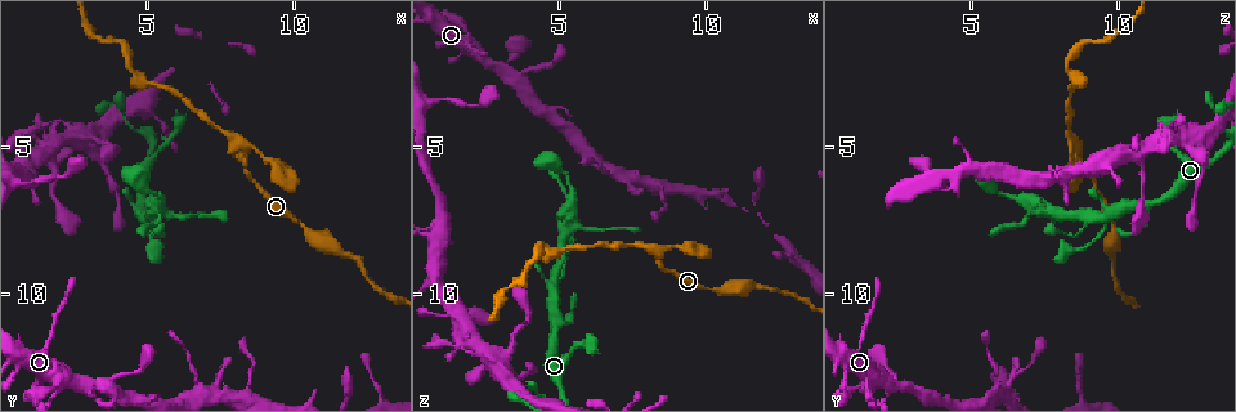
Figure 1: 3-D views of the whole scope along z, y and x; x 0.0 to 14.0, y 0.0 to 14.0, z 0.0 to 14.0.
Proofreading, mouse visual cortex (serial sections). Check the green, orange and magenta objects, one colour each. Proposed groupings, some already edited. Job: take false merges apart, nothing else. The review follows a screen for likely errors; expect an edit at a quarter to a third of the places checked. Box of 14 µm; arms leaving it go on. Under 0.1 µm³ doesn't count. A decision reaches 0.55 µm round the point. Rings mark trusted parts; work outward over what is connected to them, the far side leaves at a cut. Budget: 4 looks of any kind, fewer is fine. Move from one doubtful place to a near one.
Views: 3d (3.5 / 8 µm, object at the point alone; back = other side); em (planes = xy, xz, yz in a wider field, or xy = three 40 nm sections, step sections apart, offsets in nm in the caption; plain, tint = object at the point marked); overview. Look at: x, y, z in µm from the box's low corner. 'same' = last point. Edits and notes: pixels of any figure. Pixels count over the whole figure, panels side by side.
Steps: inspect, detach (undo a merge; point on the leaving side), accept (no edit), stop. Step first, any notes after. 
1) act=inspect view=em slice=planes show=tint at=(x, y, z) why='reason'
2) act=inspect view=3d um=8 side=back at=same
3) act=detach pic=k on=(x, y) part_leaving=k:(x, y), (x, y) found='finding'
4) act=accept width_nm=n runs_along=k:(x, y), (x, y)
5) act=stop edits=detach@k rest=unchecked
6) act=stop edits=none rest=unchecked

act=inspect view=3d um=3.5 at=(8.5, 5.0, 8.6) why='branch point'

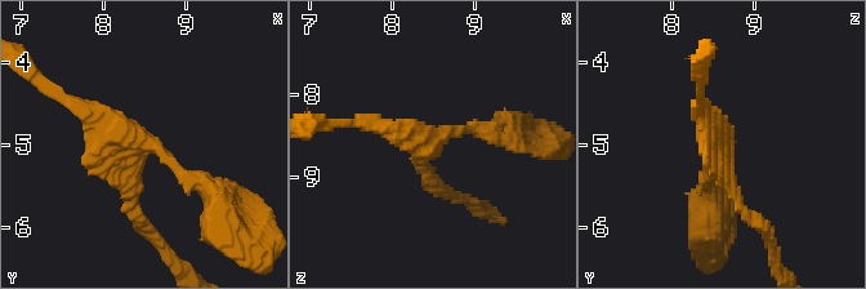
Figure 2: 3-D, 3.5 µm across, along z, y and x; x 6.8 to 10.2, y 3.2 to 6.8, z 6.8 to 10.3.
act=inspect view=em slice=xy step=2 show=tint at=(8.35, 5.05, 8.60) why='now the EM'

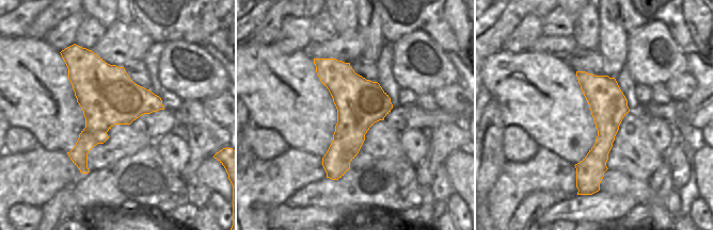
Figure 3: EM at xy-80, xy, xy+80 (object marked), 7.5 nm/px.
act=accept width_nm=360 runs_along=3:(578, 74), (604, 99), (585, 182) found='all the same cell'

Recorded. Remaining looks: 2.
act=inspect view=3d um=3.5 at=(4.8, 7.4, 9.6)

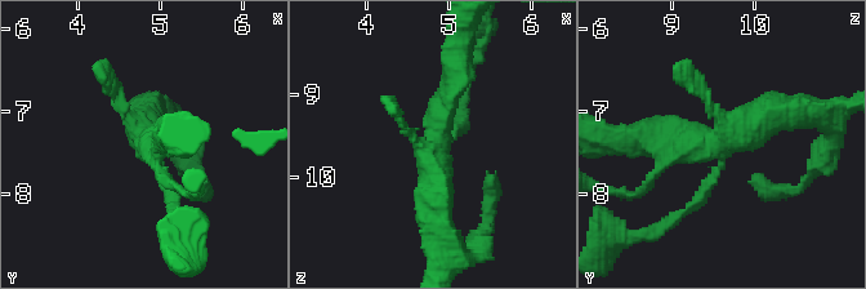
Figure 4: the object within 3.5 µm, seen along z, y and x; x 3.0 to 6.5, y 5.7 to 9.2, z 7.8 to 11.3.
act=inspect view=em slice=xy step=1 show=tint at=(4.85, 7.35, 9.55)

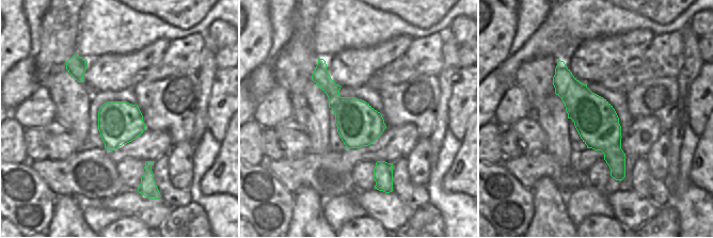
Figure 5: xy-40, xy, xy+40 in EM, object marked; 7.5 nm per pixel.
act=accept width_nm=320 runs_along=4:(795, 110), (717, 141), (641, 137) found='all the same cell'

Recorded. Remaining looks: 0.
act=stop edits=none rest=unchecked

